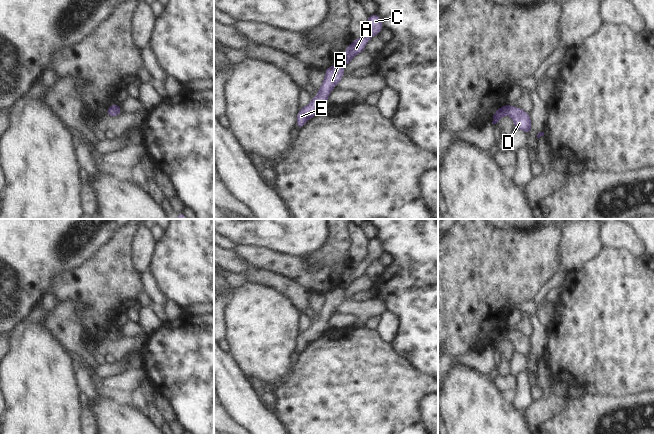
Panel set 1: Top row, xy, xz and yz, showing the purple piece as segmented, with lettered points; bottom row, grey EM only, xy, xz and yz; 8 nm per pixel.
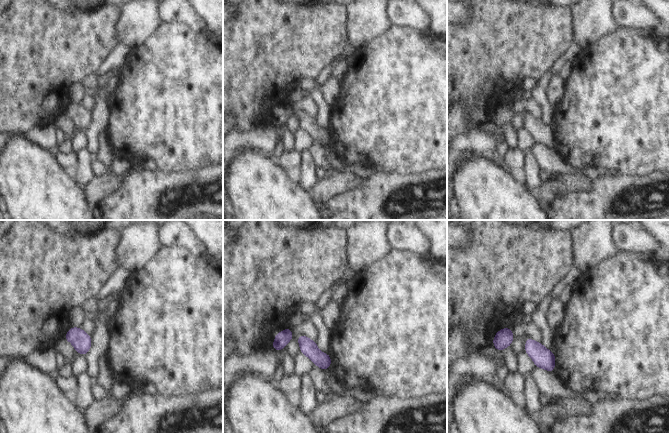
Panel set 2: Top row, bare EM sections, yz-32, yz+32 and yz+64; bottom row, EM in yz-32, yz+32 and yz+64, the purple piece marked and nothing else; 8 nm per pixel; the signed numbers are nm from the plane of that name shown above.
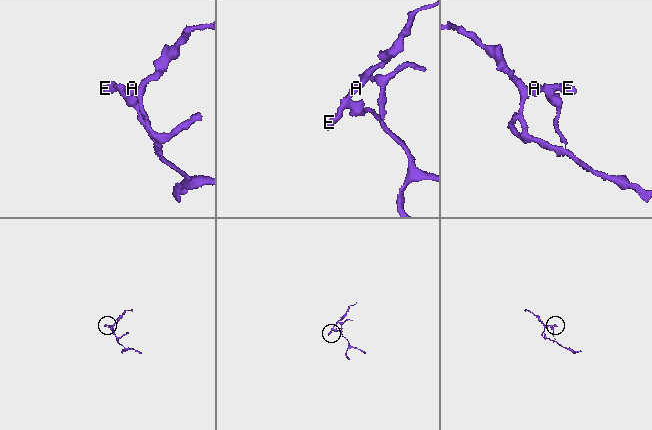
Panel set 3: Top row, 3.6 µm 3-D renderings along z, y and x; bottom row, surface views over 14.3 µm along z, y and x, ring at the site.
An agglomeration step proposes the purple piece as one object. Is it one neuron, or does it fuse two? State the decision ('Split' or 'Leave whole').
Split.

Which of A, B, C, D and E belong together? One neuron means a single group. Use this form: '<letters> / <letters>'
A C / B D E

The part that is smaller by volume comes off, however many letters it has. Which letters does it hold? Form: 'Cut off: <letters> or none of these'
Cut off: B, D, E.

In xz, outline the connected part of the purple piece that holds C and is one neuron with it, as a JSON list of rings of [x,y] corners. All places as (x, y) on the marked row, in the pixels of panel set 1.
[[[375,13],[367,18],[367,31],[359,39],[354,39],[353,42],[345,49],[345,54],[339,60],[340,65],[348,64],[357,54],[365,50],[367,42],[375,35],[378,35],[383,29],[383,24],[380,17]]]

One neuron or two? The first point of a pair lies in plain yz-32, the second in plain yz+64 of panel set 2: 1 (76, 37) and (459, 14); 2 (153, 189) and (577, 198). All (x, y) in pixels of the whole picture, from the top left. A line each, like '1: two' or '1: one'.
1: two
2: one

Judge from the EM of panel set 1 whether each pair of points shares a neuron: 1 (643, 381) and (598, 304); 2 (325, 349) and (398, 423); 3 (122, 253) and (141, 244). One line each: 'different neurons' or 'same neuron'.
1: same neuron
2: same neuron
3: different neurons

